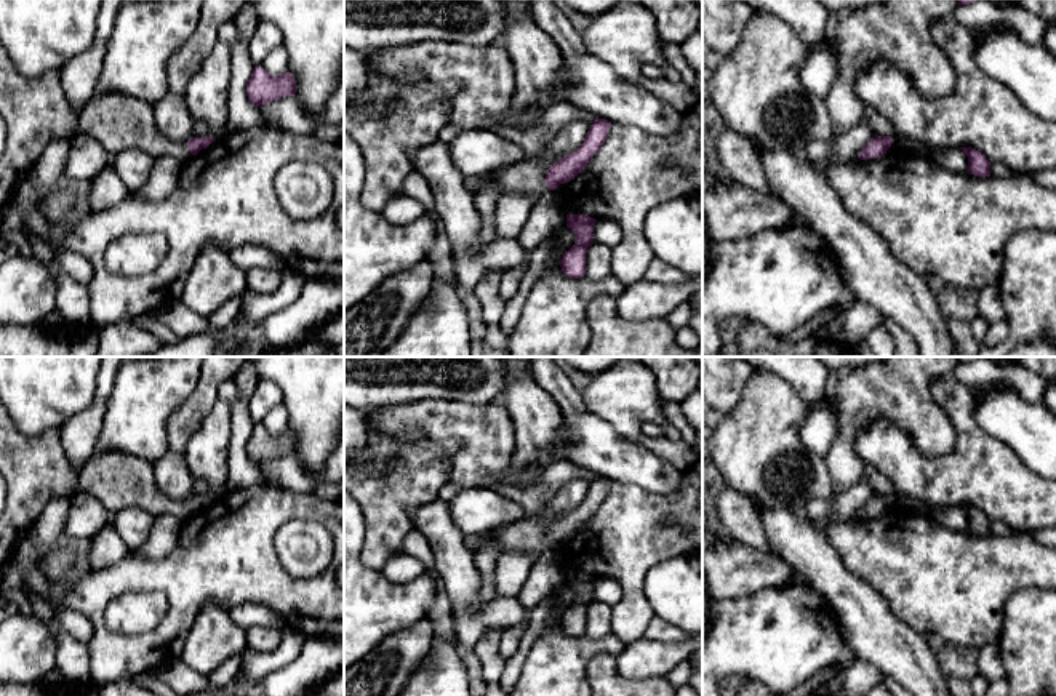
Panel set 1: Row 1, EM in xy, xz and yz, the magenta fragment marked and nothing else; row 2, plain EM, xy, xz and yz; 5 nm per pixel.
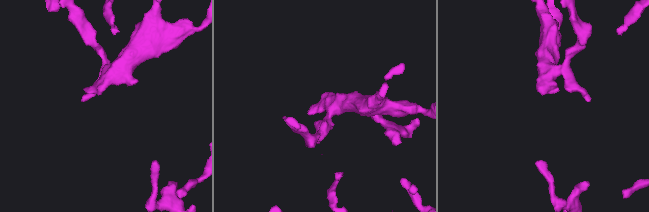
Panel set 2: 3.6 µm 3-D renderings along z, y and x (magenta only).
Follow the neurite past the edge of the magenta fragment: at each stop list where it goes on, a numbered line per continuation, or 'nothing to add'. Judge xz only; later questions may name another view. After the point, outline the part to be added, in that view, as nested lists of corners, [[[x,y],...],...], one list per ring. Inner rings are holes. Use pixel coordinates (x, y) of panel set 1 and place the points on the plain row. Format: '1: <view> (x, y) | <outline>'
1: xz (527, 535) | [[[538,518],[520,520],[506,526],[498,534],[498,547],[501,554],[509,552],[534,552],[541,554],[549,549],[546,533],[549,530],[547,522]]]

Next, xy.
1: xy (120, 480) | [[[94,451],[80,470],[77,488],[53,499],[29,531],[42,549],[62,533],[75,493],[88,493],[102,501],[110,514],[125,507],[139,507],[149,514],[171,514],[181,522],[190,517],[186,501],[166,498],[157,486],[152,462],[122,451]]]

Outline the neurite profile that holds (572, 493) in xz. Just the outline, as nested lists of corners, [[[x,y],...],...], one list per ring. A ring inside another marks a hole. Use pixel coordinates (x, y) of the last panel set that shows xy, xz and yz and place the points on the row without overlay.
[[[574,477],[566,482],[552,501],[536,515],[538,520],[554,523],[568,512],[574,510],[586,498],[592,480]]]

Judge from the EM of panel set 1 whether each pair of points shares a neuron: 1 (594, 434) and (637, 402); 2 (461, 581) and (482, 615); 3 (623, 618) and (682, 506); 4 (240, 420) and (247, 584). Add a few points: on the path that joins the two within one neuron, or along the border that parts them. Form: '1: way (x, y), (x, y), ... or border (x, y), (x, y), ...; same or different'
1: border (581, 396), (589, 413), (639, 444); different
2: way (463, 589), (463, 596), (474, 607); same
3: way (632, 588), (632, 548), (652, 528); same
4: border (268, 482), (228, 490); different

